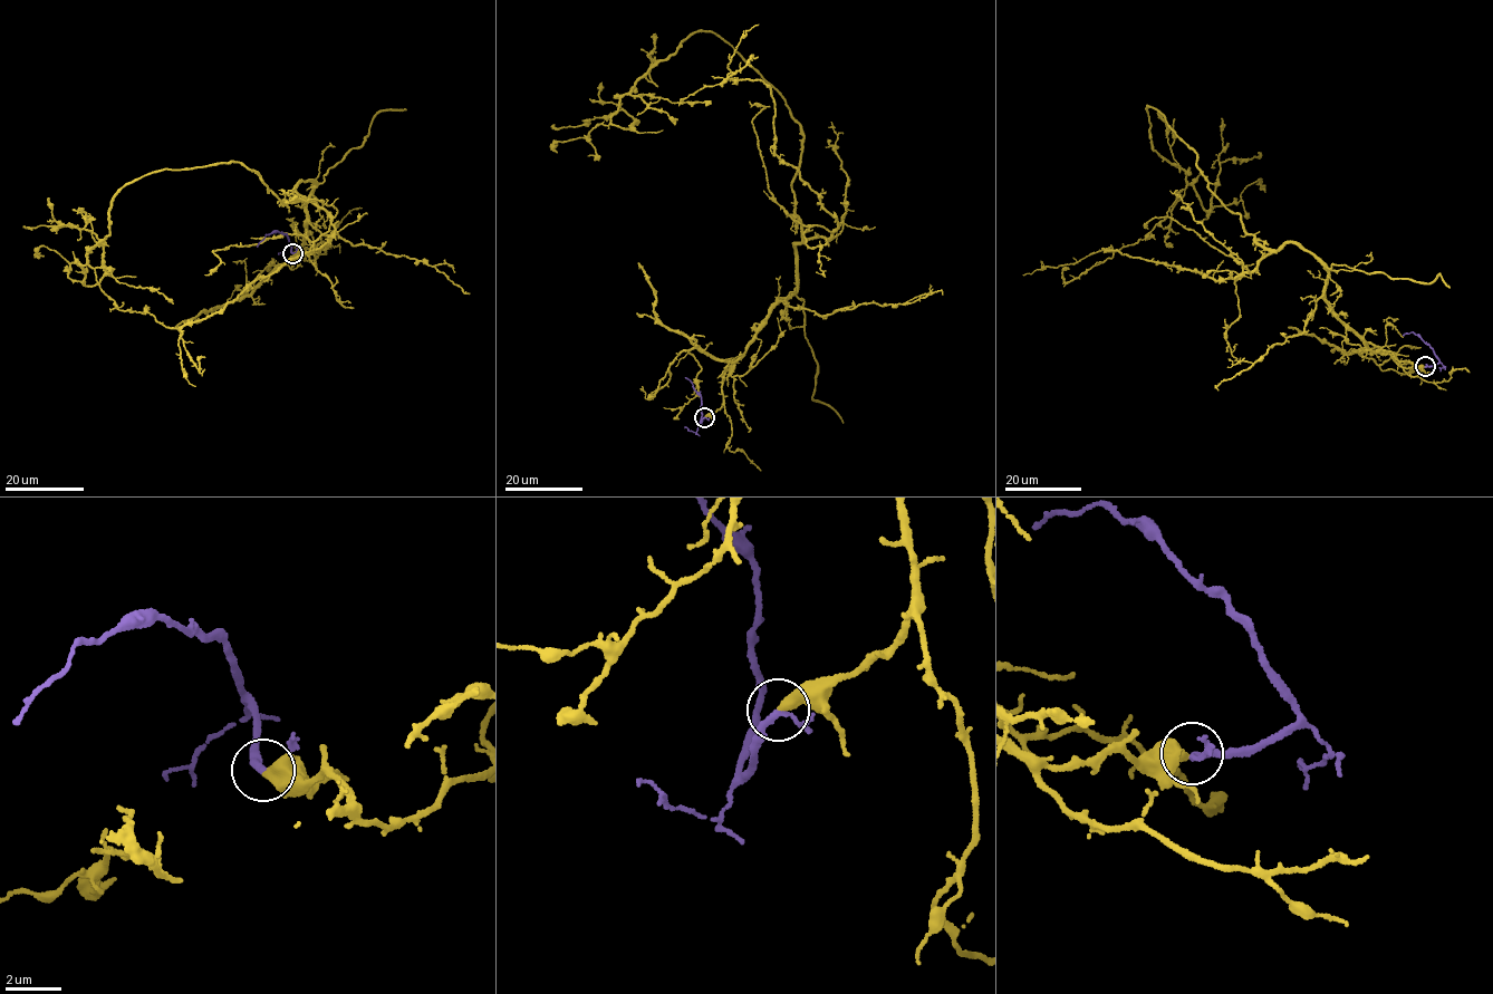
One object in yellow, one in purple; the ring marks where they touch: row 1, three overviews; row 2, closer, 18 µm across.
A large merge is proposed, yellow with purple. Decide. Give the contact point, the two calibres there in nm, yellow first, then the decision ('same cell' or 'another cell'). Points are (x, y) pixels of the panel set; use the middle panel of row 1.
(704, 417) | 400/200 nm | same cell

